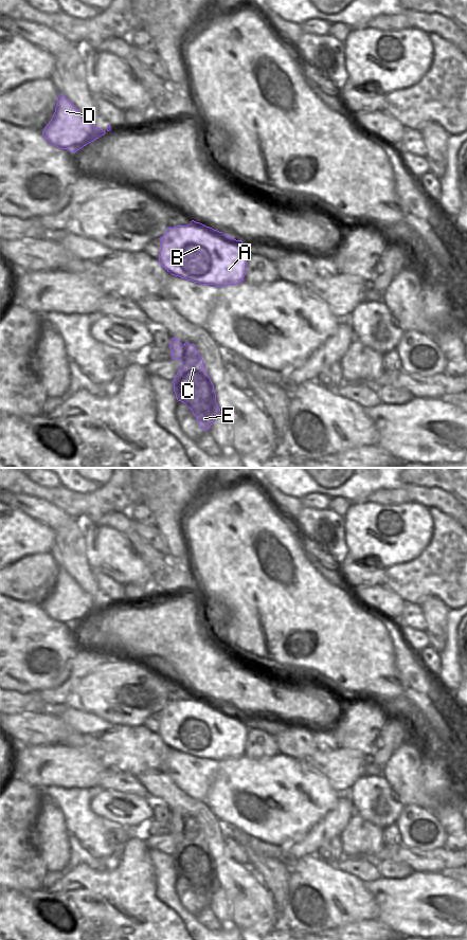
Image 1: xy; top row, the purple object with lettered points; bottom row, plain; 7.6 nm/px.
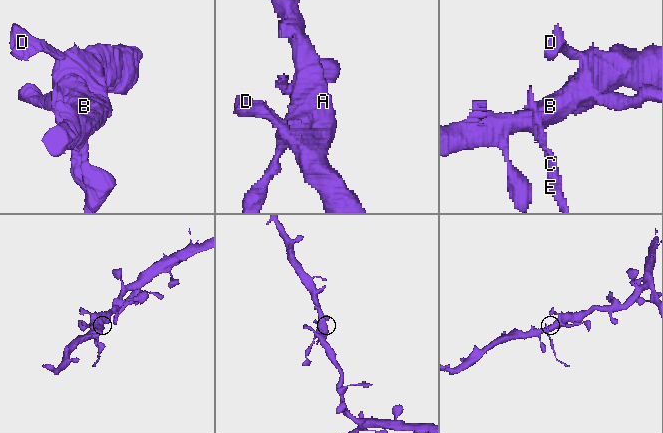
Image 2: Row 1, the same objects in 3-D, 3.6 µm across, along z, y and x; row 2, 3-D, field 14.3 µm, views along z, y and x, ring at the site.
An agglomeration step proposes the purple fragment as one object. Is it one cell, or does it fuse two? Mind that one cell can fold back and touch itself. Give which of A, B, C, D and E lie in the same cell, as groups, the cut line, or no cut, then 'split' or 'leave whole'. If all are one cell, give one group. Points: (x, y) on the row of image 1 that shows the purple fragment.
groups A B D / C E; cut xy (182, 345), (187, 356), (199, 357); split

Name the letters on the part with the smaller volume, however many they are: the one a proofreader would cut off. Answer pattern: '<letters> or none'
C, E

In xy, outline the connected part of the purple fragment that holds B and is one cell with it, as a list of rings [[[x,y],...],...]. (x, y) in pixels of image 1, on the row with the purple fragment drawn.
[[[194,220],[187,225],[167,228],[159,239],[161,241],[159,263],[172,275],[215,287],[236,285],[244,281],[248,252],[241,240]]]

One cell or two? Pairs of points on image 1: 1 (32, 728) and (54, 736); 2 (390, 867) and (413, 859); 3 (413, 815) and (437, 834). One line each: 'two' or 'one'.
1: one
2: two
3: one

